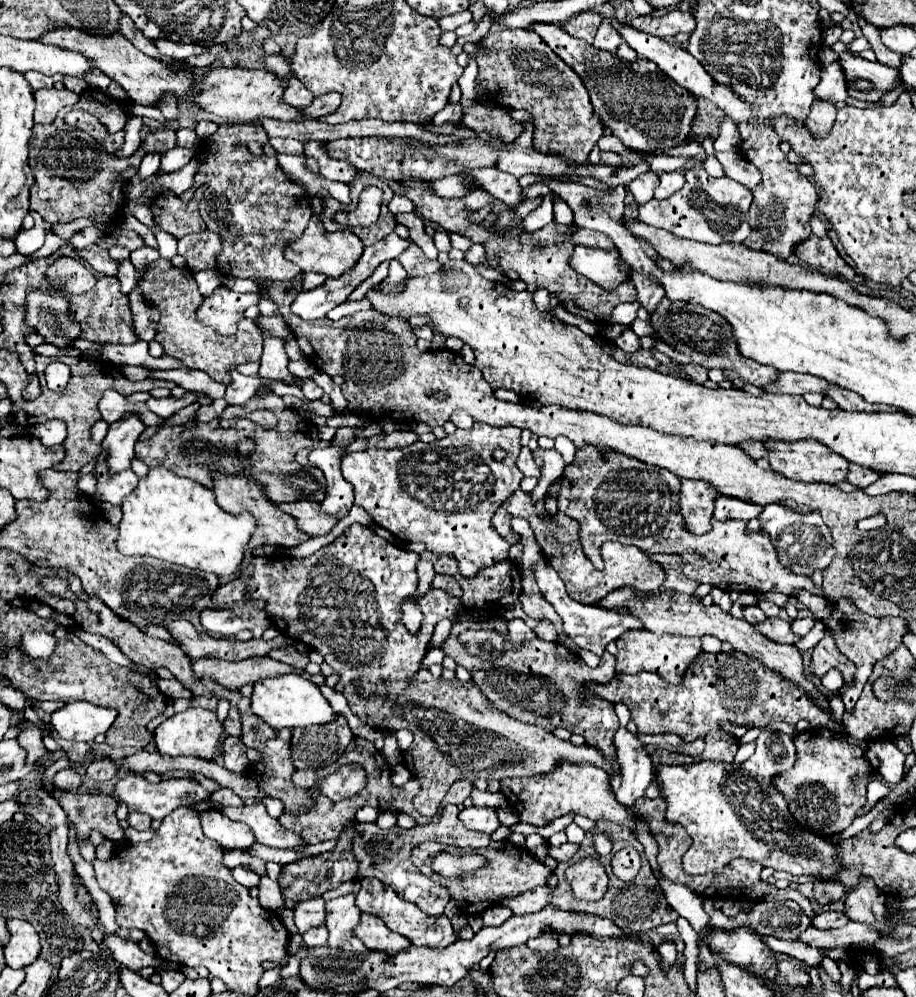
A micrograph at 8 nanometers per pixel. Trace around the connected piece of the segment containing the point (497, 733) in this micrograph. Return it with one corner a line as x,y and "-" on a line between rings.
421,668
397,700
359,698
353,686
345,686
343,696
347,698
351,712
361,722
375,726
381,732
395,732
399,728
413,732
415,740
405,752
405,766
409,768
413,780
417,780
421,786
413,798
413,808
427,818
437,814
447,790
455,780
475,782
477,778
485,778
501,782
517,776
541,776
551,772
551,768
561,762
595,764
607,774
619,774
619,770
615,770
599,748
589,744
573,746
571,742
559,740
539,726
523,724
505,716
471,680
441,680
433,678
429,670

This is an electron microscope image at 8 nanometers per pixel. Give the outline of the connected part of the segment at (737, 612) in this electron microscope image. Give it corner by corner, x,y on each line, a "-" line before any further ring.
743,592
743,594
739,594
739,598
733,602
731,616
741,618
741,616
743,616
743,608
755,606
755,604
757,604
757,594
755,594
755,592

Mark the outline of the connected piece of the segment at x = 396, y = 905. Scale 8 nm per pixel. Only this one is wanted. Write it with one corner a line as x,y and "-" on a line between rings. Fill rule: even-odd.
365,878
365,880
361,880
361,884
363,884
363,888
361,888
361,892
357,894
357,900
355,900
359,910
381,918
389,930
407,936
411,940
411,944
427,946
427,948
445,948
445,946
449,946
449,944
453,944
457,940
457,936
453,932
453,926
451,926
447,916
443,916
443,924
437,924
437,918
431,918
425,912
421,912
417,908
417,904
401,900
393,892
391,886
385,886
375,878

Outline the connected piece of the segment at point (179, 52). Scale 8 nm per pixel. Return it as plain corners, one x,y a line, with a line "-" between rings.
153,40
153,46
167,58
173,58
177,62
187,60
191,54
201,54
201,46
199,44
179,44
179,42
171,42
171,40

